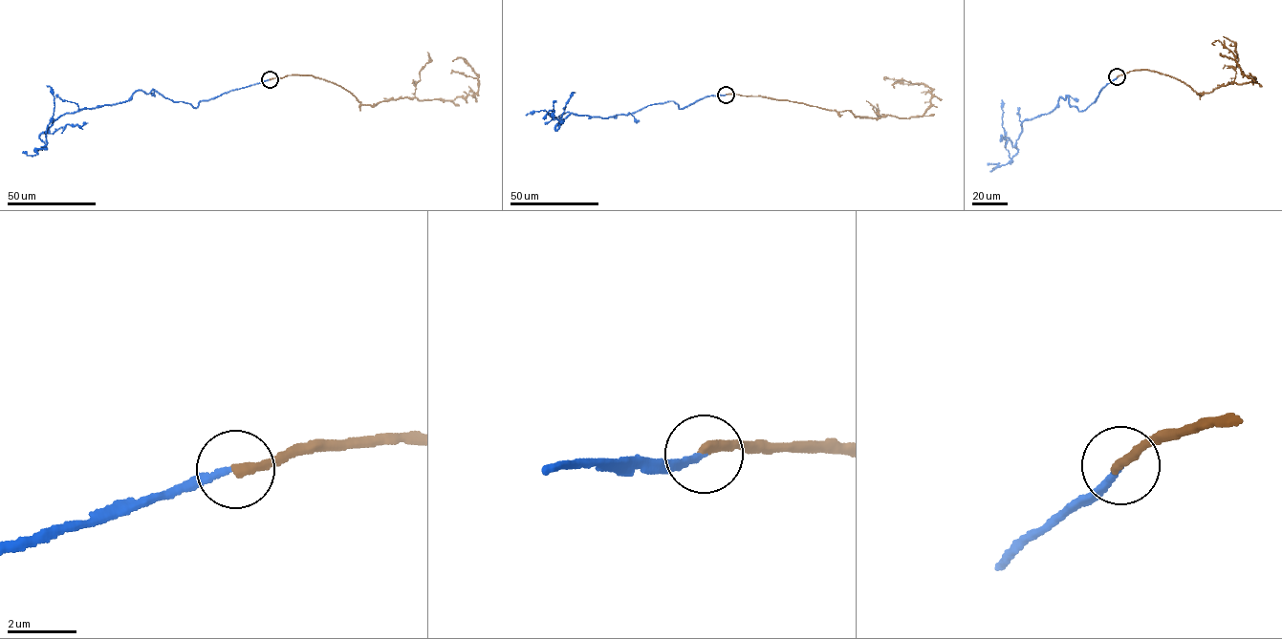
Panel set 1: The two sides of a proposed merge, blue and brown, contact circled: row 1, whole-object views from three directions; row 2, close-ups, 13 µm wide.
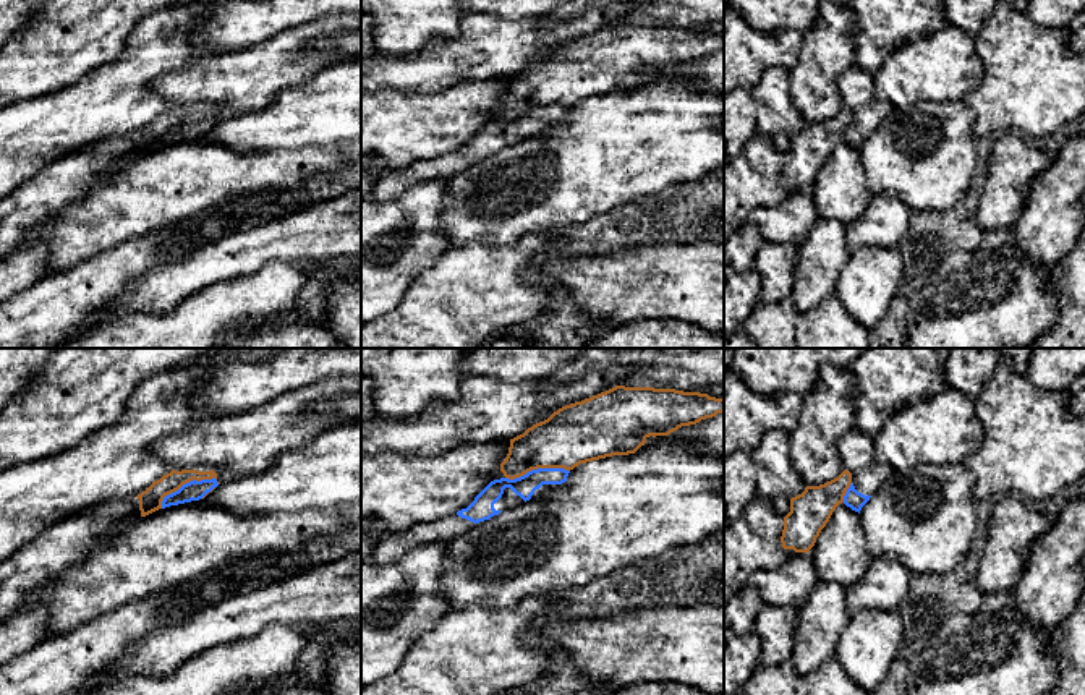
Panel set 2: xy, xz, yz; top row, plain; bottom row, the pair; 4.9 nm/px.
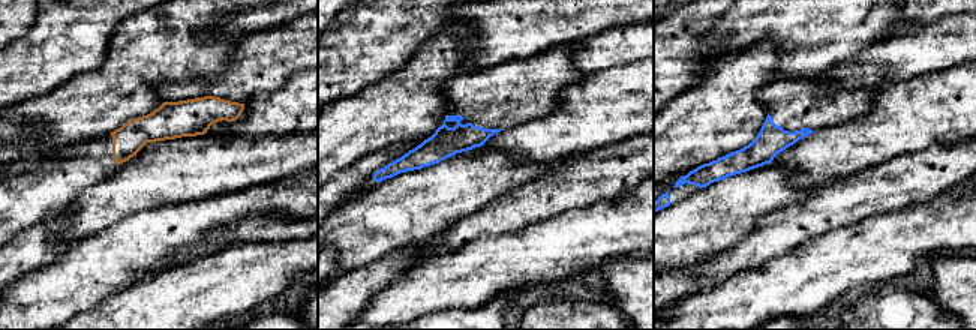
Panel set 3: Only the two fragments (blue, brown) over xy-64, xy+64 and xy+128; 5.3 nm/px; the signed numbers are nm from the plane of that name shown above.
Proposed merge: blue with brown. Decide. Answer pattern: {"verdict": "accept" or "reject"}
{"verdict": "reject"}

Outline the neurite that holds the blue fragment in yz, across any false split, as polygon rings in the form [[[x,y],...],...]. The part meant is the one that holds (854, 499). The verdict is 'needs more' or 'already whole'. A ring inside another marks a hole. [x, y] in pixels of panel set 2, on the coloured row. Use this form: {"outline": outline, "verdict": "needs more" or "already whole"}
{"outline": [[[853,428],[847,433],[837,444],[839,457],[847,471],[852,473],[852,484],[844,496],[844,504],[852,510],[858,512],[870,501],[870,497],[886,483],[891,476],[892,468],[886,463],[881,463],[874,458],[874,441],[866,436],[858,428]]], "verdict": "needs more"}

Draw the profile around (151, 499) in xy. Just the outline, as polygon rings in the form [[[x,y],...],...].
[[[172,470],[138,496],[97,505],[40,531],[0,562],[0,622],[26,606],[39,586],[66,567],[83,562],[141,517],[162,509],[165,496],[196,480],[217,480],[217,473]]]

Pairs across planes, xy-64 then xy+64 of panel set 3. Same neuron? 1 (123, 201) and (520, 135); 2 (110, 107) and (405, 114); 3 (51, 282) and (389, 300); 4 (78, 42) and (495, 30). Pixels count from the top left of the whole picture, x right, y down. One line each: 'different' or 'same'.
1: different
2: same
3: different
4: different

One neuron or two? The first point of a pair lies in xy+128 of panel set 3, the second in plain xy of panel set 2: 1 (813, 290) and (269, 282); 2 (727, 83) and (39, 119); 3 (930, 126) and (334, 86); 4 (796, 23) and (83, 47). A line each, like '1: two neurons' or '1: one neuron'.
1: two neurons
2: one neuron
3: one neuron
4: two neurons

